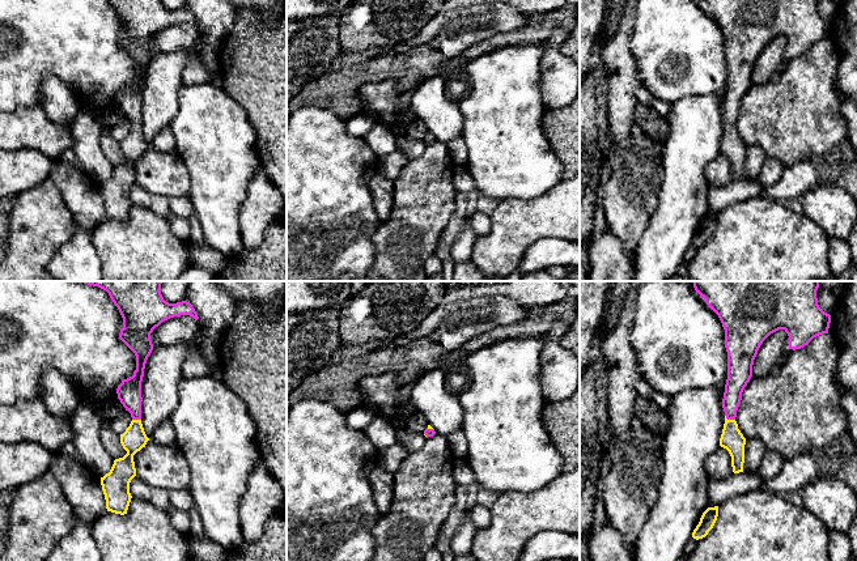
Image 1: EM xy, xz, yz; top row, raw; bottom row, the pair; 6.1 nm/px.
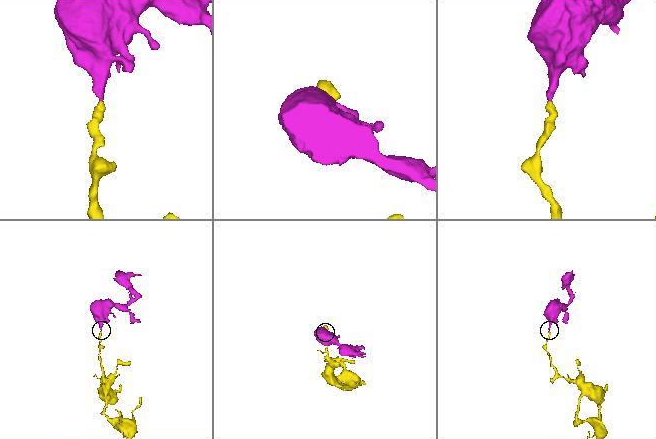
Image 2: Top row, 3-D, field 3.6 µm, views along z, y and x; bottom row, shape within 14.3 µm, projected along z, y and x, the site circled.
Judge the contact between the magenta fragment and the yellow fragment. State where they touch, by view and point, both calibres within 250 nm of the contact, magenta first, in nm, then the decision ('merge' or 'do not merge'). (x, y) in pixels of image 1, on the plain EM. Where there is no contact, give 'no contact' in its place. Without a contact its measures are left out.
contact yz (729, 126); calibres 130 and 140 nm; merge

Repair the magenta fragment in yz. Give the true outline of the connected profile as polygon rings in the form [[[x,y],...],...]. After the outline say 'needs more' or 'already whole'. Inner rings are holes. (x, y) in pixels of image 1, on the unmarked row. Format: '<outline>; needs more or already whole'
[[[699,0],[718,22],[725,37],[727,59],[727,86],[722,106],[725,131],[720,153],[731,163],[734,180],[743,179],[746,145],[735,128],[742,99],[752,84],[752,72],[763,48],[773,39],[784,37],[789,43],[789,55],[796,58],[807,52],[814,44],[828,41],[831,22],[819,12],[816,0]]]; needs more

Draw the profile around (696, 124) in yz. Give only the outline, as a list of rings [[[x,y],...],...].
[[[725,93],[687,97],[671,102],[667,123],[670,133],[662,145],[663,178],[657,208],[635,252],[635,281],[667,281],[675,276],[703,220],[709,214],[709,183],[705,167],[720,153],[725,131],[722,115]]]

